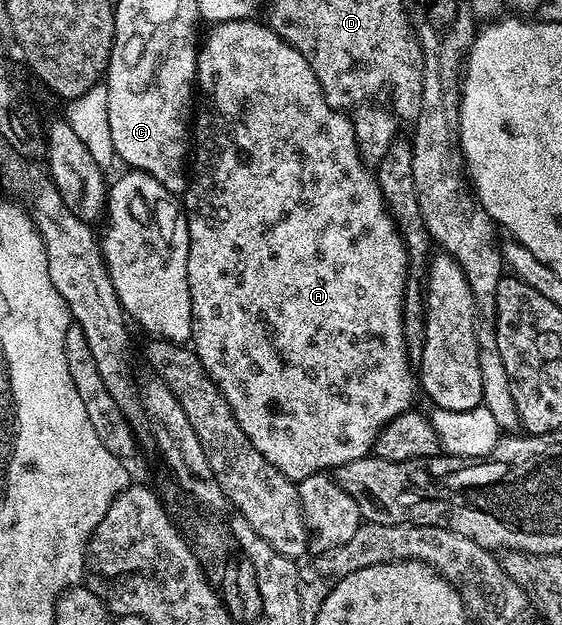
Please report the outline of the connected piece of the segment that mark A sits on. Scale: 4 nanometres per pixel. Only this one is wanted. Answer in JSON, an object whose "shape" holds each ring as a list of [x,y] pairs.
{"shape":[[[246,16],[246,17],[243,17],[243,18],[240,18],[240,19],[239,19],[239,20],[227,20],[227,21],[226,21],[226,22],[219,22],[219,23],[216,23],[216,24],[213,24],[213,25],[210,25],[210,26],[209,26],[209,27],[208,27],[208,29],[209,29],[209,35],[207,35],[207,36],[206,36],[206,38],[205,38],[205,35],[204,35],[204,38],[203,38],[203,41],[202,41],[202,42],[201,42],[201,43],[200,43],[200,46],[199,46],[199,49],[198,49],[198,51],[197,51],[197,80],[196,80],[196,83],[195,83],[195,86],[196,86],[196,89],[197,89],[197,90],[198,90],[198,91],[199,91],[199,109],[198,109],[198,110],[197,110],[197,111],[196,111],[196,114],[195,114],[195,154],[196,154],[196,150],[197,150],[197,183],[195,183],[195,184],[194,184],[194,186],[193,186],[193,183],[192,183],[192,186],[191,186],[191,194],[192,194],[192,190],[193,190],[193,194],[194,194],[194,198],[193,198],[193,199],[191,199],[191,200],[190,200],[190,202],[189,202],[189,203],[188,203],[188,202],[187,202],[187,201],[186,201],[186,202],[185,202],[185,203],[184,203],[184,206],[183,206],[183,209],[184,209],[184,211],[185,211],[185,213],[186,213],[186,215],[187,215],[187,217],[188,217],[188,220],[189,220],[189,251],[188,251],[188,252],[187,252],[187,284],[188,284],[188,285],[189,285],[189,291],[190,291],[190,292],[191,292],[191,332],[192,332],[192,333],[193,333],[193,336],[192,336],[192,339],[191,339],[191,349],[192,349],[192,351],[193,351],[193,353],[194,353],[194,354],[197,354],[197,355],[198,355],[198,356],[199,356],[199,360],[200,360],[200,361],[201,361],[201,363],[202,363],[202,364],[203,364],[203,368],[204,368],[204,369],[205,369],[205,370],[206,370],[206,372],[207,372],[207,373],[209,373],[209,375],[210,375],[210,376],[211,376],[211,380],[215,380],[215,384],[216,384],[216,385],[217,385],[217,386],[218,386],[218,387],[219,387],[219,388],[220,388],[220,390],[221,390],[221,391],[222,391],[222,392],[223,392],[223,396],[224,396],[224,397],[225,397],[225,399],[226,399],[226,400],[227,400],[227,404],[228,404],[228,405],[229,405],[229,407],[230,407],[230,408],[231,408],[231,412],[232,412],[232,413],[233,413],[233,415],[234,415],[234,416],[235,416],[235,420],[236,420],[236,421],[237,421],[237,423],[238,423],[238,424],[239,424],[239,428],[243,428],[243,432],[244,432],[244,433],[245,433],[245,435],[246,435],[246,436],[247,436],[247,440],[251,440],[251,444],[252,444],[252,445],[253,445],[253,446],[254,446],[254,447],[255,447],[255,449],[257,449],[257,450],[258,450],[258,451],[259,451],[259,453],[261,453],[261,454],[262,454],[262,456],[264,456],[264,458],[265,458],[265,459],[266,459],[266,460],[268,460],[268,462],[270,462],[270,464],[272,464],[272,466],[273,466],[273,467],[274,467],[274,468],[275,468],[275,469],[276,469],[276,470],[278,470],[278,471],[279,471],[279,472],[283,472],[283,476],[287,476],[287,477],[288,477],[288,478],[291,478],[291,479],[293,479],[293,481],[294,481],[294,482],[296,482],[296,483],[298,483],[298,482],[302,482],[302,480],[303,480],[303,479],[305,479],[305,478],[306,478],[306,477],[307,477],[307,476],[311,476],[311,475],[312,475],[312,474],[320,474],[320,473],[322,473],[322,472],[329,472],[329,471],[332,471],[332,470],[333,470],[333,469],[334,469],[334,468],[336,468],[336,467],[339,467],[339,466],[342,466],[342,465],[343,465],[343,464],[347,464],[347,463],[348,463],[348,462],[350,462],[350,461],[351,461],[351,460],[359,460],[359,459],[360,459],[360,458],[364,458],[364,457],[366,457],[366,455],[368,455],[368,454],[369,454],[369,453],[370,453],[370,451],[372,451],[372,448],[373,448],[373,441],[375,441],[375,439],[376,439],[376,438],[377,438],[377,437],[378,437],[378,436],[379,436],[379,432],[380,432],[380,431],[381,431],[381,429],[383,429],[383,427],[384,427],[384,426],[385,426],[385,425],[387,425],[387,424],[388,424],[388,422],[390,422],[390,421],[391,421],[391,420],[395,420],[395,416],[399,416],[399,415],[400,415],[400,414],[402,414],[402,412],[404,412],[404,411],[405,411],[405,410],[408,410],[408,409],[410,409],[410,407],[412,407],[412,406],[413,406],[413,405],[414,405],[414,403],[413,403],[413,393],[415,393],[415,392],[416,392],[416,393],[418,393],[418,390],[419,390],[419,386],[418,386],[418,383],[417,383],[417,382],[416,382],[416,381],[415,381],[415,370],[414,370],[414,367],[413,367],[413,370],[412,370],[412,368],[411,368],[411,367],[409,367],[409,365],[411,365],[411,359],[410,359],[410,357],[409,357],[409,352],[408,352],[408,350],[406,350],[406,348],[405,348],[405,333],[404,333],[404,332],[403,332],[403,304],[404,304],[404,303],[405,303],[405,281],[406,281],[406,279],[408,279],[408,278],[409,278],[409,277],[410,277],[410,274],[409,274],[409,254],[408,254],[408,253],[406,253],[406,251],[405,251],[405,241],[403,241],[403,240],[402,240],[402,238],[401,238],[401,234],[400,234],[400,232],[398,232],[398,230],[397,230],[397,226],[396,226],[396,225],[395,225],[395,223],[394,223],[394,222],[393,222],[393,217],[392,217],[392,216],[390,216],[390,214],[389,214],[389,209],[387,209],[387,207],[386,207],[386,206],[385,206],[385,197],[384,197],[384,196],[382,196],[382,195],[381,195],[381,184],[380,184],[380,182],[378,182],[378,181],[377,181],[377,179],[376,179],[376,177],[375,177],[375,174],[374,174],[374,171],[373,171],[373,170],[372,170],[372,169],[370,169],[370,167],[368,167],[368,166],[366,166],[366,164],[365,164],[365,162],[364,162],[364,161],[363,161],[363,160],[362,160],[362,159],[361,159],[361,154],[360,154],[360,153],[359,153],[359,151],[357,151],[357,134],[356,134],[356,133],[355,133],[355,131],[353,131],[353,124],[354,124],[354,119],[353,119],[353,118],[352,118],[352,117],[350,117],[350,115],[349,115],[349,114],[348,114],[348,113],[345,113],[345,112],[342,112],[342,111],[339,111],[339,110],[337,110],[337,109],[336,109],[336,108],[335,108],[335,107],[333,107],[333,106],[332,106],[332,105],[331,105],[331,104],[327,104],[327,100],[326,100],[326,99],[325,99],[325,97],[324,97],[324,96],[323,96],[323,88],[322,88],[322,87],[321,87],[321,85],[320,85],[320,84],[319,84],[319,80],[318,80],[318,79],[317,79],[317,77],[316,77],[316,76],[315,76],[315,72],[313,72],[313,71],[312,71],[312,68],[311,68],[311,64],[309,64],[309,63],[308,63],[308,62],[307,62],[307,60],[306,60],[306,59],[305,59],[305,58],[304,58],[304,56],[302,56],[302,55],[301,55],[301,54],[300,54],[300,53],[299,53],[299,52],[298,52],[298,51],[297,51],[297,50],[296,50],[296,48],[295,48],[295,47],[293,47],[293,46],[292,46],[292,45],[291,45],[291,44],[289,44],[289,43],[287,43],[287,42],[285,42],[285,41],[284,41],[284,39],[282,39],[282,38],[281,38],[281,37],[280,37],[280,35],[278,35],[278,34],[277,34],[277,33],[276,33],[276,31],[274,31],[274,30],[273,30],[273,29],[272,29],[272,27],[270,27],[270,26],[269,26],[269,25],[268,25],[268,24],[266,24],[266,23],[265,23],[265,22],[264,22],[264,21],[261,21],[261,22],[256,22],[256,20],[255,20],[255,19],[256,19],[256,17],[253,17],[253,16]]]}

